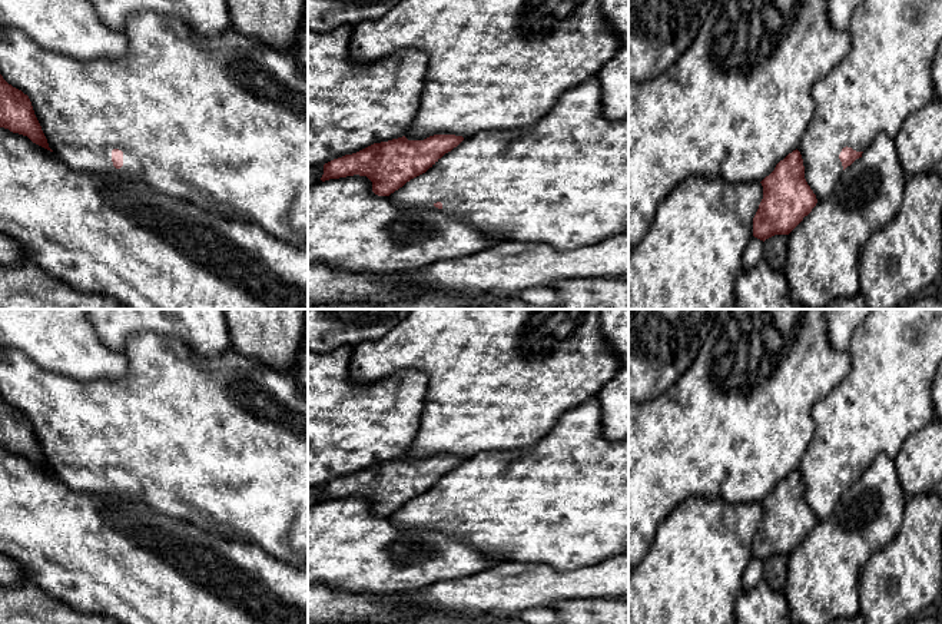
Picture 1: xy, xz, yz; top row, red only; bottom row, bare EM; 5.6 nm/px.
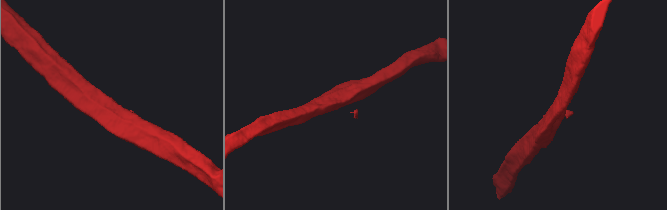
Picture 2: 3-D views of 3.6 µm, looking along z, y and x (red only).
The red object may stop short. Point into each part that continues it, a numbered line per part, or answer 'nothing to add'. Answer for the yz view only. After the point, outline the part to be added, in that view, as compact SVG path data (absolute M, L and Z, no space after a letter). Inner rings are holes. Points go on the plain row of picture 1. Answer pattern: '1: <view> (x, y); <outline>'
1: yz (886, 397); M873 309L855 329L848 352L852 358L850 372L813 406L816 431L797 468L805 499L817 522L826 520L843 497L839 479L843 468L865 472L879 454L895 459L908 437L936 418L932 389L942 364L942 309Z

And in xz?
1: xz (563, 501); M597 396L584 401L577 408L567 411L553 429L537 444L514 451L485 451L464 459L457 468L438 479L425 494L411 499L389 515L392 525L418 528L442 524L442 531L472 545L478 552L495 562L544 564L557 571L574 571L587 565L597 565L606 560L628 552L628 438L611 441L604 437L601 426L601 406Z

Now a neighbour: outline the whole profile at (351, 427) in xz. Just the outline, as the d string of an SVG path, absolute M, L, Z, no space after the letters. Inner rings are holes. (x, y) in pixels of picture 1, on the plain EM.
M349 345L328 354L308 349L308 488L405 457L419 429L428 376L399 371L374 384L355 384L349 376L352 351Z

